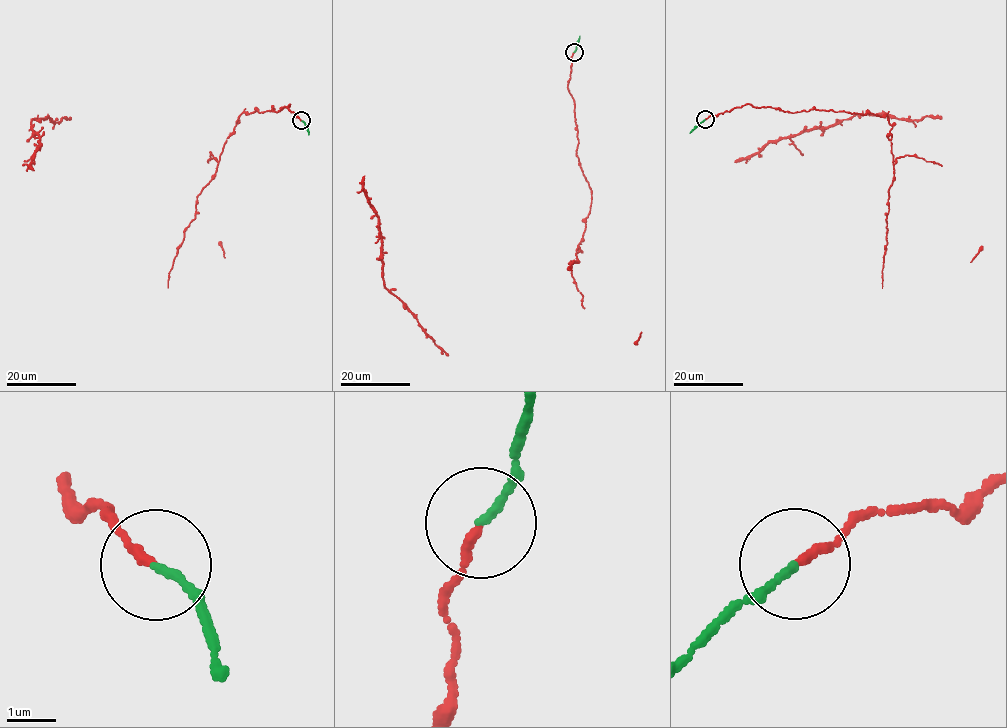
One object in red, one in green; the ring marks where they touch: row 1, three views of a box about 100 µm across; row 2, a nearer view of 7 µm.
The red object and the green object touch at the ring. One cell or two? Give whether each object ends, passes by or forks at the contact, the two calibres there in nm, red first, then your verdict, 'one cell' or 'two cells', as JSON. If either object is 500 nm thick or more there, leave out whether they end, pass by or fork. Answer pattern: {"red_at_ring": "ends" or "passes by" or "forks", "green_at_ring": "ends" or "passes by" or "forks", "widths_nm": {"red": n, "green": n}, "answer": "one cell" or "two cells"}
{"red_at_ring": "ends", "green_at_ring": "ends", "widths_nm": {"red": 180, "green": 140}, "answer": "one cell"}

